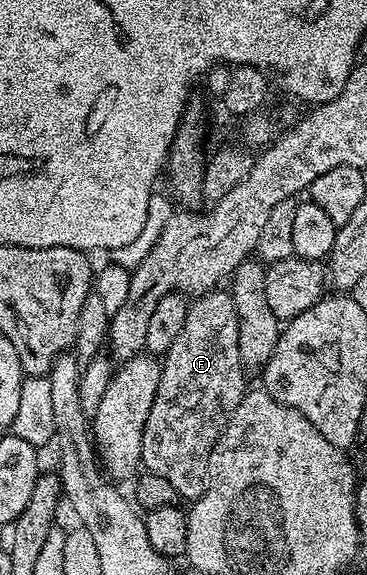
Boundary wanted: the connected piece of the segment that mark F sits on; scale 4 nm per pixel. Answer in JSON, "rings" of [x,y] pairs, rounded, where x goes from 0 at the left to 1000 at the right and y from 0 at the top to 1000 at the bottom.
{"rings":[[[627,506],[534,513],[510,530],[493,581],[441,621],[428,685],[384,762],[387,812],[439,824],[501,871],[542,870],[564,850],[575,784],[629,717],[662,697],[670,657],[657,609],[646,609],[646,539]]]}

